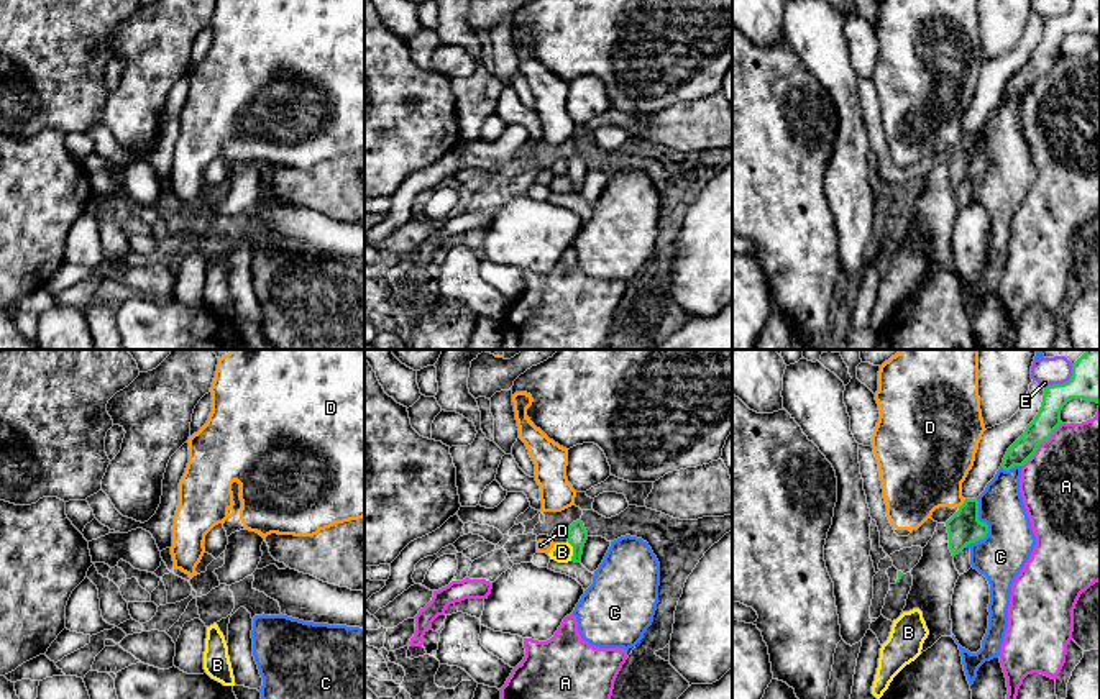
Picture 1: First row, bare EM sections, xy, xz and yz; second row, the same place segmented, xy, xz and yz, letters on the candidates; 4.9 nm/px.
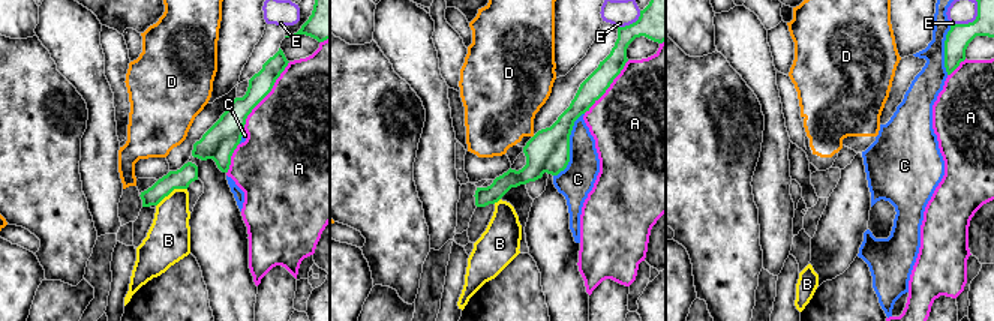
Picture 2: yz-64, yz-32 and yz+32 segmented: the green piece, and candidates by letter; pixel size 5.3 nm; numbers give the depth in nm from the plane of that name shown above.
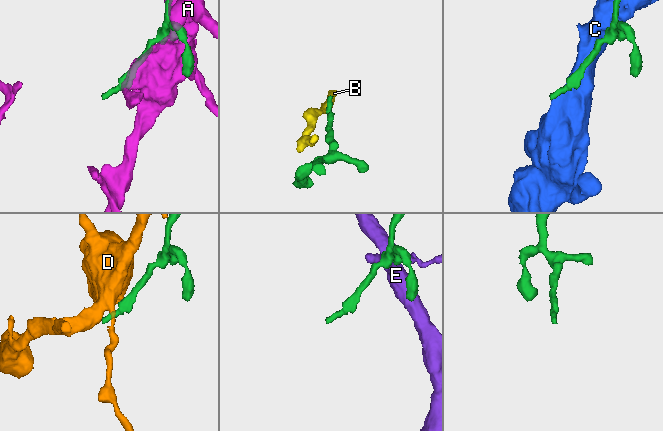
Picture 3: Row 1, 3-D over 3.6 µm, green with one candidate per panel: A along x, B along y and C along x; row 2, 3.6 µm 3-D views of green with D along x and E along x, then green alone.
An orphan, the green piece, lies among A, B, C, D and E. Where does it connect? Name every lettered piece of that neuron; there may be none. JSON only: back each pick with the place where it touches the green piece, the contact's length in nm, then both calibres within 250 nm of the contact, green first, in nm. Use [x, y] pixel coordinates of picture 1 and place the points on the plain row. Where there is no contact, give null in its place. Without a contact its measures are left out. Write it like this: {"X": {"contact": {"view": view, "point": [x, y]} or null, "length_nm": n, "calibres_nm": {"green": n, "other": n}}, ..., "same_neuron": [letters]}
{"same_neuron": []}

